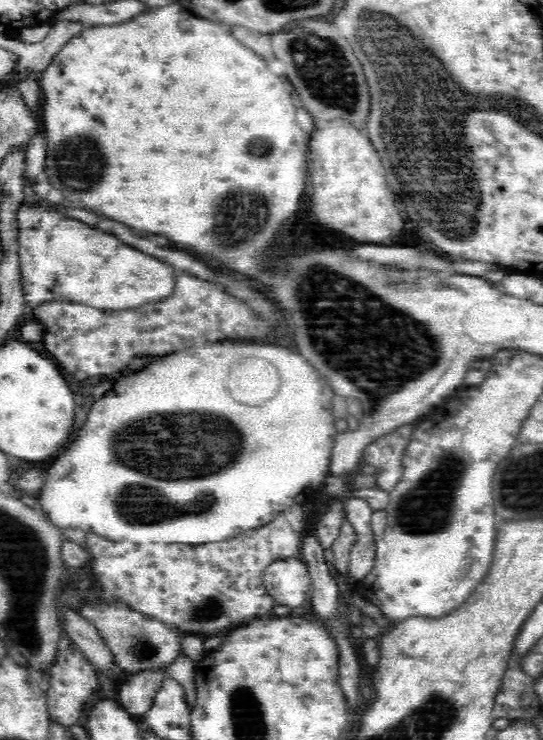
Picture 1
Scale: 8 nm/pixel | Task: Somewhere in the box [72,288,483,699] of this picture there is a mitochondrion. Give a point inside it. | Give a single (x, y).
(185, 451)

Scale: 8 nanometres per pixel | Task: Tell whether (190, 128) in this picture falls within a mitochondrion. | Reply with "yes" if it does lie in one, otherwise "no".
no

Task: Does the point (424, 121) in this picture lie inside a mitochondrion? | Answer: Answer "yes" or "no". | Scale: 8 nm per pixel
yes

